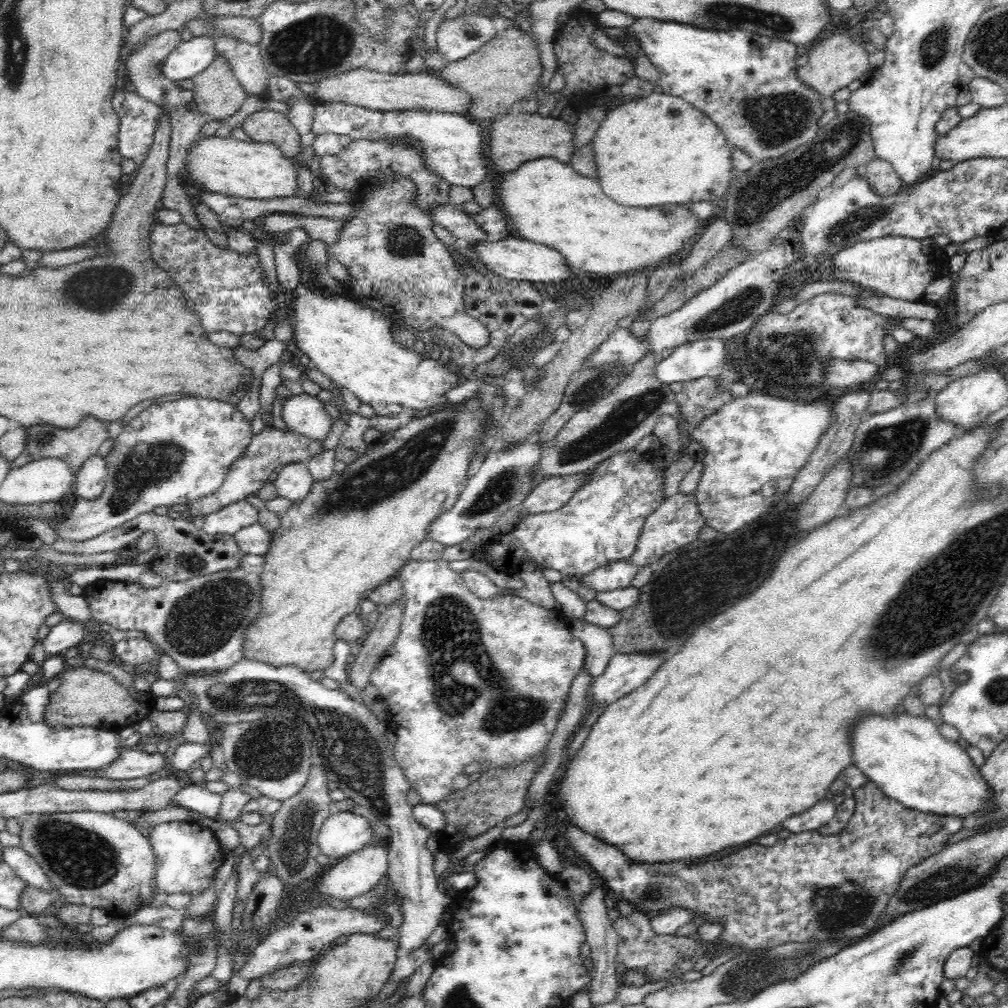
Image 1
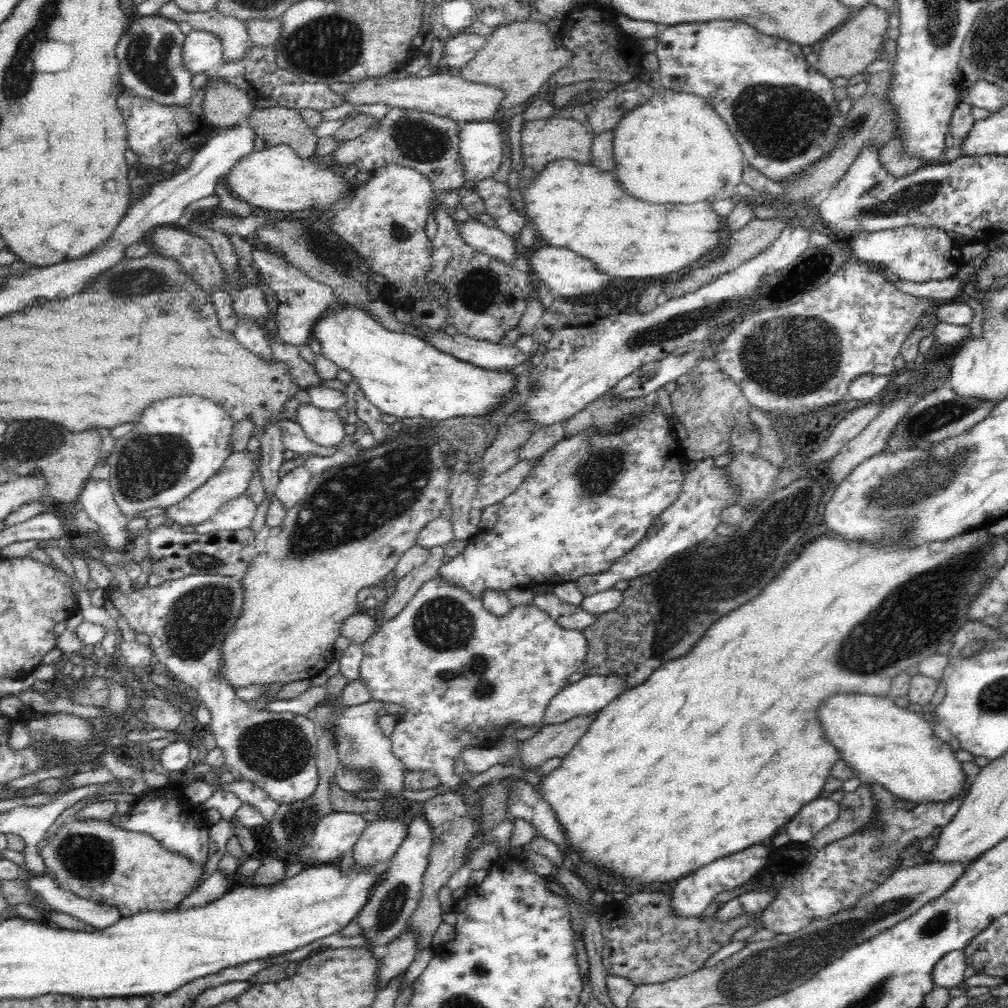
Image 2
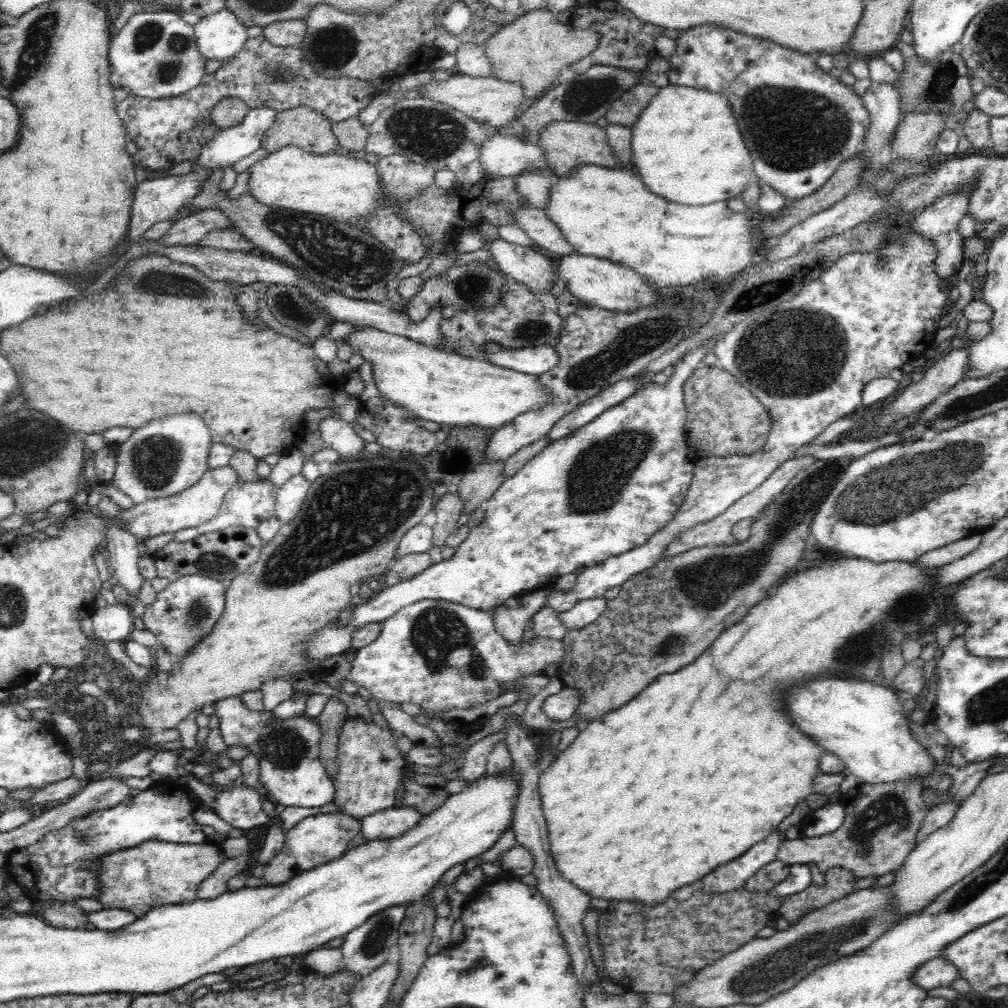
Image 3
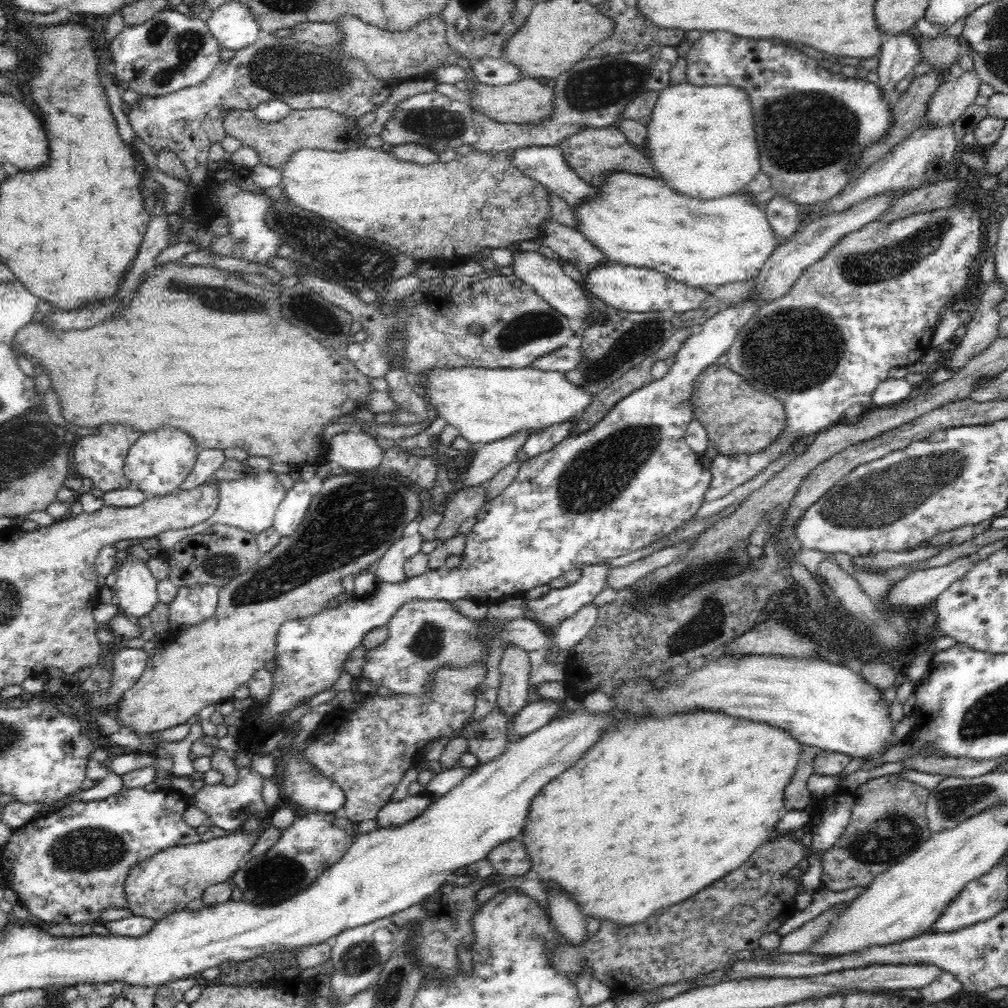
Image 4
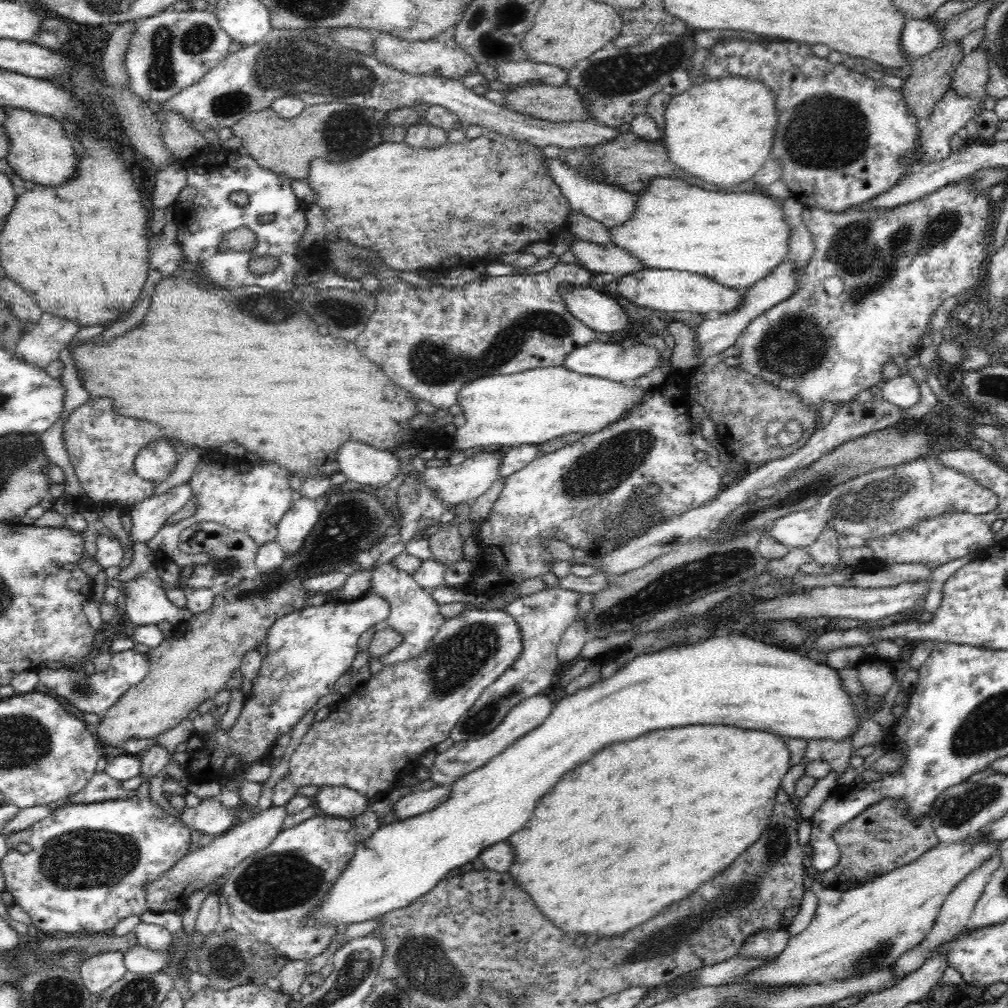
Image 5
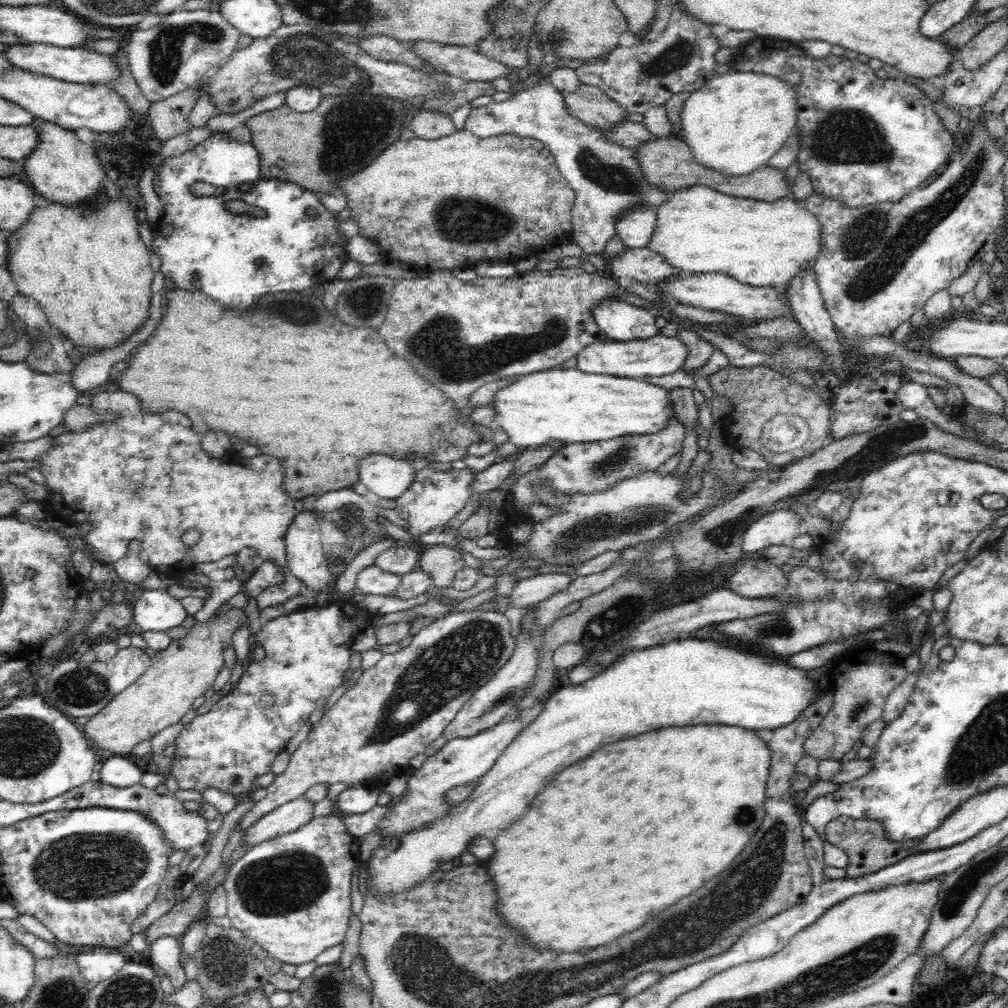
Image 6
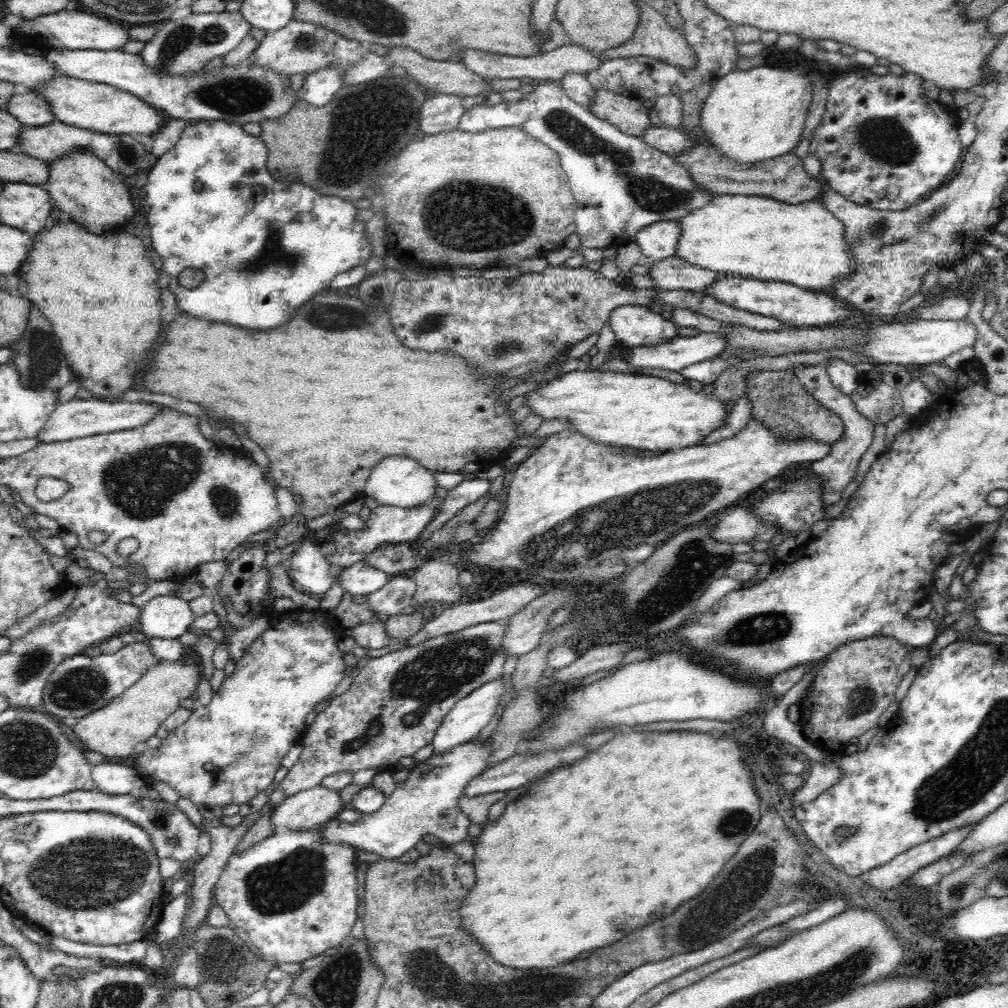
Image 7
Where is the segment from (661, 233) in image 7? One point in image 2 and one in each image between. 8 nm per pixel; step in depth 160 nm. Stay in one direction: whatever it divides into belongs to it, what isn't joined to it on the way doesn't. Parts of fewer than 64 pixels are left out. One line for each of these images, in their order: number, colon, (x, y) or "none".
2: (480, 151)
3: (500, 155)
4: (545, 164)
5: (611, 206)
6: (634, 227)

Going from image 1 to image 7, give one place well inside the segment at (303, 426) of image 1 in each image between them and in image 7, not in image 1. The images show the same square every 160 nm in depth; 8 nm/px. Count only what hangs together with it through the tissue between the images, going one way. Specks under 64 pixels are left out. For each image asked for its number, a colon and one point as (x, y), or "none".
2: (323, 427)
3: (335, 432)
4: (355, 451)
5: (364, 464)
6: (386, 476)
7: (399, 481)

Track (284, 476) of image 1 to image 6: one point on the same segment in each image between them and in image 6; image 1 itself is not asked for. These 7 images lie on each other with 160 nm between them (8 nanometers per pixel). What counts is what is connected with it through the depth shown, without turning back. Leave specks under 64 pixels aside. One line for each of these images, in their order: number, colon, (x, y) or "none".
2: (292, 487)
3: (289, 496)
4: (291, 510)
5: (293, 527)
6: (305, 559)

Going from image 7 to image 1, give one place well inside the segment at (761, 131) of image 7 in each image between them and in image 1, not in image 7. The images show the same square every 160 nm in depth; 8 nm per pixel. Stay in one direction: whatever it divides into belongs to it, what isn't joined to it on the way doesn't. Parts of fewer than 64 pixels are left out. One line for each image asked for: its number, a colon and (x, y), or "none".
1: (656, 150)
2: (675, 148)
3: (686, 147)
4: (700, 140)
5: (720, 132)
6: (733, 124)

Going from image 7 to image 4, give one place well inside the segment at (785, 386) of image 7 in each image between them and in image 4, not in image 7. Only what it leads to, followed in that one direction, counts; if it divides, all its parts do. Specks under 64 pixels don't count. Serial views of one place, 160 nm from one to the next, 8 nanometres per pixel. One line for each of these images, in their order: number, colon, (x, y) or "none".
4: (738, 419)
5: (741, 405)
6: (756, 394)

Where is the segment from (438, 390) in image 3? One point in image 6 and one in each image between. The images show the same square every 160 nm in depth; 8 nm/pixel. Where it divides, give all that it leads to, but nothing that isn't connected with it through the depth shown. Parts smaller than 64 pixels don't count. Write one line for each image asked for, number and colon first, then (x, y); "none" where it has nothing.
4: (484, 404)
5: (534, 406)
6: (561, 404)

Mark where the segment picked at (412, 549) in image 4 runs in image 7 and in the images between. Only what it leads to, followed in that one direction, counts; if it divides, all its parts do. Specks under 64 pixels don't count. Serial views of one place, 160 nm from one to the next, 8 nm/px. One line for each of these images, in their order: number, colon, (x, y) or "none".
5: (415, 615)
6: (373, 581)
7: (361, 579)

